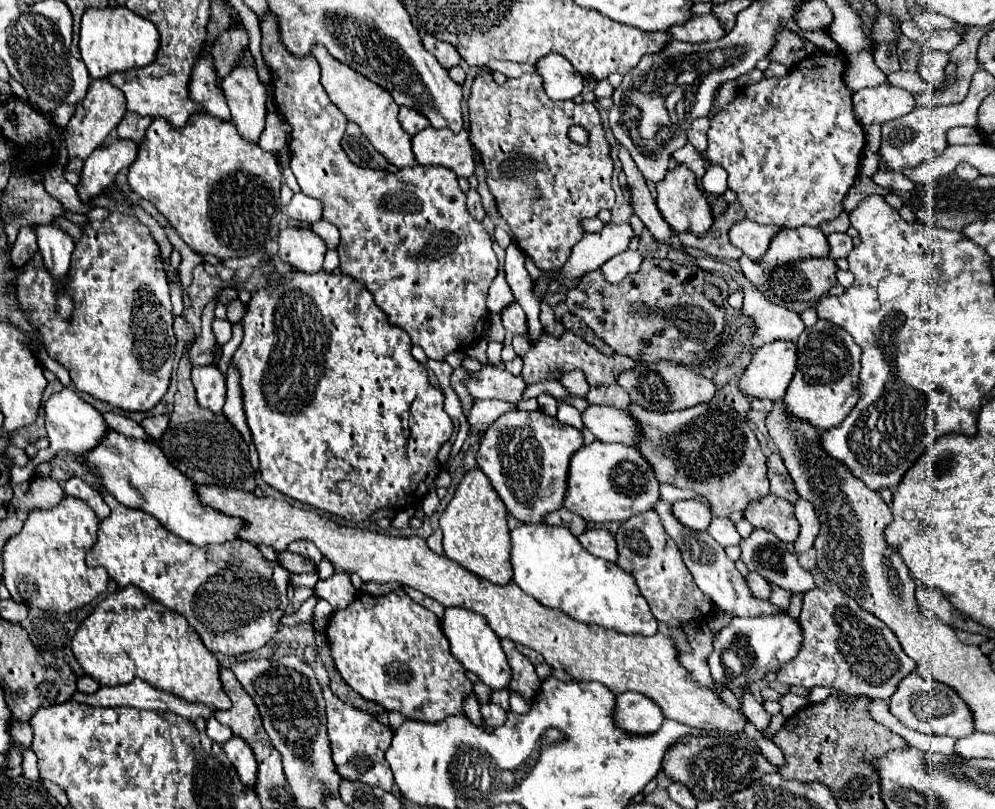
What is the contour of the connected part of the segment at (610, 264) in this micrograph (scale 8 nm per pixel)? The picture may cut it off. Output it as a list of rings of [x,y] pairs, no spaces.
[[[626,249],[626,251],[620,253],[618,257],[612,257],[610,261],[606,261],[606,265],[602,265],[602,273],[604,273],[606,281],[618,283],[618,281],[622,281],[626,275],[638,271],[642,259],[644,259],[644,257],[642,257],[642,253],[640,253],[638,249],[636,249],[636,251]]]

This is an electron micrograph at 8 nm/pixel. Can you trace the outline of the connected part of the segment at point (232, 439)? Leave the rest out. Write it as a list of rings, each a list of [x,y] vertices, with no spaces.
[[[186,353],[176,369],[178,375],[178,391],[174,395],[174,411],[170,415],[170,425],[166,433],[160,437],[160,447],[168,461],[190,477],[196,485],[218,485],[232,487],[240,491],[254,493],[254,469],[248,461],[248,445],[240,437],[240,433],[226,421],[224,415],[214,415],[208,409],[198,407],[194,399],[194,387],[190,381],[190,363]]]

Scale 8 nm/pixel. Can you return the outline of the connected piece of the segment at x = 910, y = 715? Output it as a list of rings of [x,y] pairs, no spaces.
[[[910,673],[900,681],[896,693],[890,697],[890,713],[908,729],[920,733],[934,733],[934,735],[948,735],[952,739],[962,739],[976,731],[970,707],[962,701],[962,697],[958,697],[958,693],[948,685],[924,679],[918,673]]]

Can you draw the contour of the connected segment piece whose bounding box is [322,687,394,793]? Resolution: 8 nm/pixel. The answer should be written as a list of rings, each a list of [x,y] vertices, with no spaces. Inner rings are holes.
[[[322,687],[322,695],[328,705],[328,737],[332,747],[332,759],[340,777],[360,781],[370,787],[382,787],[394,793],[394,777],[384,759],[384,753],[392,741],[390,727],[382,725],[374,715],[366,715],[360,709],[348,707],[330,691],[330,687]]]

